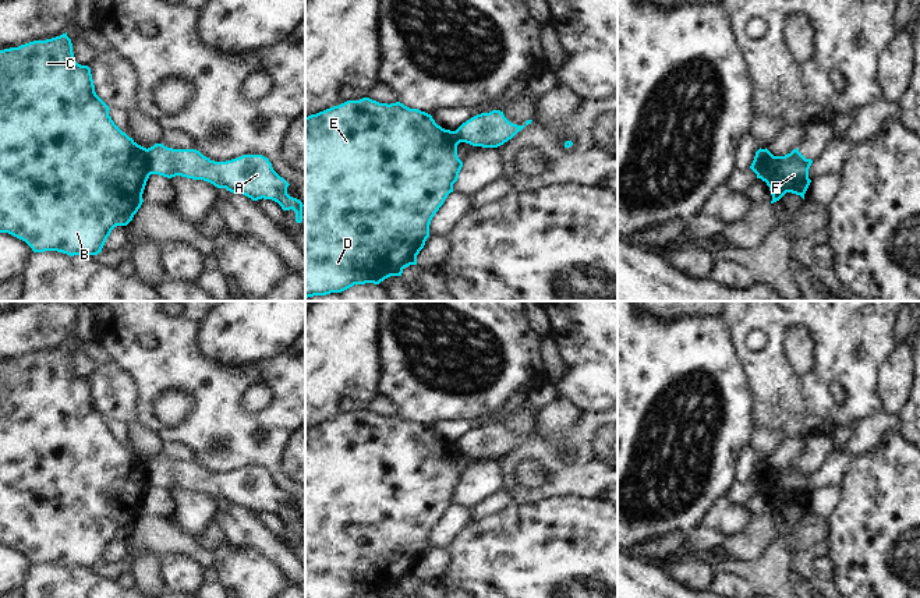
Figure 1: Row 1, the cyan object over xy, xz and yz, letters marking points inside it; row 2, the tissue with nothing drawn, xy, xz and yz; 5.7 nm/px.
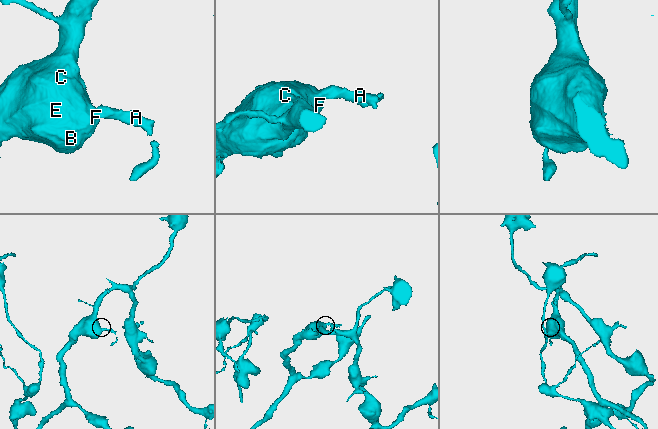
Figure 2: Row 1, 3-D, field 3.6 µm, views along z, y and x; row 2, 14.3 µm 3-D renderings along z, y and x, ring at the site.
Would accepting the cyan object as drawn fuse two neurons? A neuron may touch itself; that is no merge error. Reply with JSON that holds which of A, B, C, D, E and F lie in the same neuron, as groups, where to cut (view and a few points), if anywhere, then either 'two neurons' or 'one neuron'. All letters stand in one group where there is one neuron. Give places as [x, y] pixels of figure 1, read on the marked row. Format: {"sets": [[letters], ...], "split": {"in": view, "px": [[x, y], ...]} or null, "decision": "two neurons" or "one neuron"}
{"sets": [["A"], ["B", "C", "D", "E", "F"]], "split": {"in": "yz", "px": [[765, 149], [763, 166], [757, 174]]}, "decision": "two neurons"}

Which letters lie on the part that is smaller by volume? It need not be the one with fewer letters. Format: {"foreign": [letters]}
{"foreign": ["A"]}

